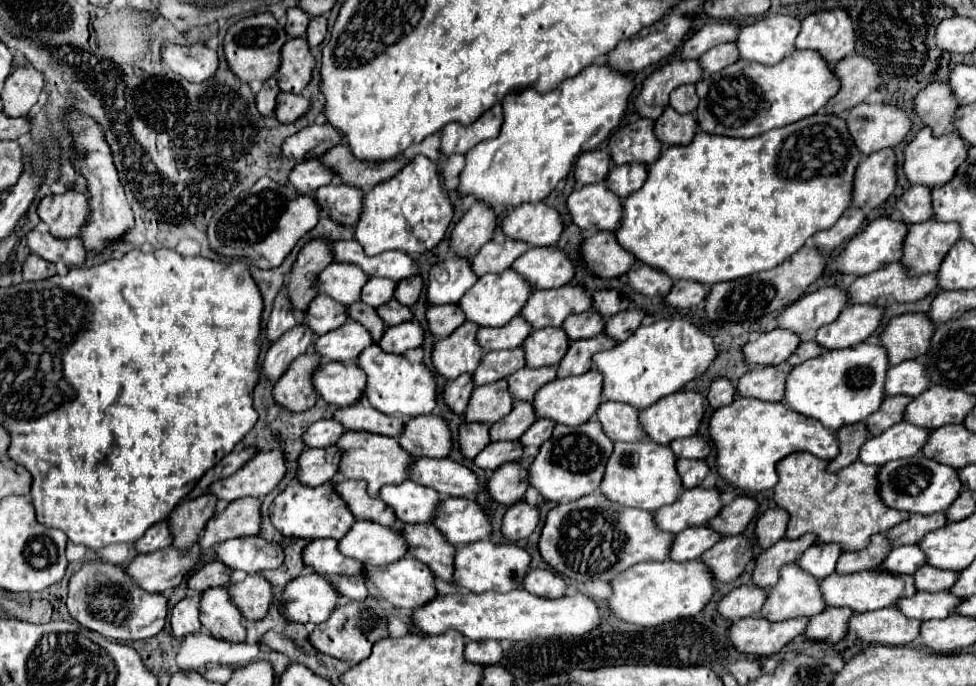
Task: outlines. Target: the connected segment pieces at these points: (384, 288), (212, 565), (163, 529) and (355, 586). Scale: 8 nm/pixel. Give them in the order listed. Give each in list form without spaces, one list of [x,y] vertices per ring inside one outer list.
[[[371,278],[363,286],[363,296],[361,300],[373,308],[379,308],[381,304],[387,304],[395,296],[397,282],[395,280],[385,280],[385,278]]]
[[[219,560],[207,562],[203,568],[199,568],[191,574],[189,588],[197,590],[197,592],[203,592],[203,590],[213,588],[213,586],[227,586],[229,578],[231,578],[231,572],[233,570],[225,568],[225,564],[221,564]]]
[[[163,520],[163,522],[153,524],[153,528],[149,528],[141,540],[137,540],[135,548],[139,550],[139,554],[147,554],[147,552],[169,548],[171,540],[173,540],[173,536],[169,530],[169,522]]]
[[[365,574],[359,576],[339,576],[333,580],[333,586],[347,598],[351,600],[363,600],[367,596],[367,586],[365,586]]]

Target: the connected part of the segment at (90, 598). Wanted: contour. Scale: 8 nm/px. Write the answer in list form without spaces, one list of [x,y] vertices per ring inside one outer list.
[[[103,560],[85,562],[69,580],[69,614],[85,628],[119,642],[145,640],[159,634],[165,626],[167,602],[169,598],[165,594],[149,594],[143,588],[137,588],[123,566]]]

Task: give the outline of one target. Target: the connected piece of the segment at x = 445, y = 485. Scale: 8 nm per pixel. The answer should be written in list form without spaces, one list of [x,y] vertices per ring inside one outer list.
[[[417,458],[411,466],[411,480],[429,486],[443,496],[477,496],[479,478],[477,474],[449,458]]]

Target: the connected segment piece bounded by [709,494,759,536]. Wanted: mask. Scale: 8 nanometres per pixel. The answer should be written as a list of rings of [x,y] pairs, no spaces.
[[[747,494],[737,496],[731,504],[727,504],[719,516],[715,516],[709,526],[717,532],[723,532],[723,536],[735,536],[741,534],[749,522],[755,518],[759,508],[759,502]]]

